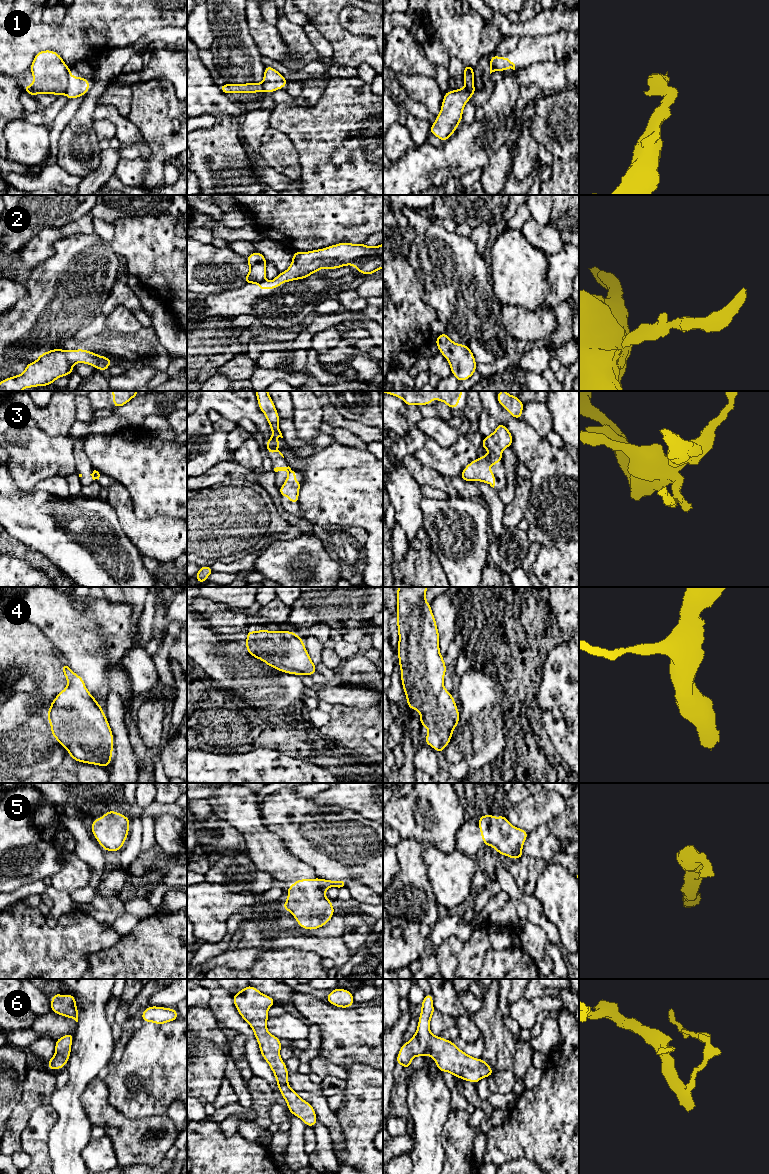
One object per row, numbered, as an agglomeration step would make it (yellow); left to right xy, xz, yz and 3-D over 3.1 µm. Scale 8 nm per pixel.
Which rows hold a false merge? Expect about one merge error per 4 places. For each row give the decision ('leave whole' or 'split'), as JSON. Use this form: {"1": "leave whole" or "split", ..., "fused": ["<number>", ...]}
{"1": "split", "2": "split", "3": "split", "4": "leave whole", "5": "leave whole", "6": "leave whole", "fused": ["1", "2", "3"]}

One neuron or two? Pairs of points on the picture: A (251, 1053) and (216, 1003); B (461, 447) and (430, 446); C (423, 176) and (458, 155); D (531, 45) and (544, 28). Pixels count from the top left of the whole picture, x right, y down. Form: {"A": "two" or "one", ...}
{"A": "one", "B": "one", "C": "one", "D": "two"}

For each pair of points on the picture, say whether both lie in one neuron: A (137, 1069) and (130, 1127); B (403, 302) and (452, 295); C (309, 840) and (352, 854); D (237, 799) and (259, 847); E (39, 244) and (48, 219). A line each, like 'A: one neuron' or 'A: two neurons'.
A: two neurons
B: two neurons
C: one neuron
D: one neuron
E: two neurons

